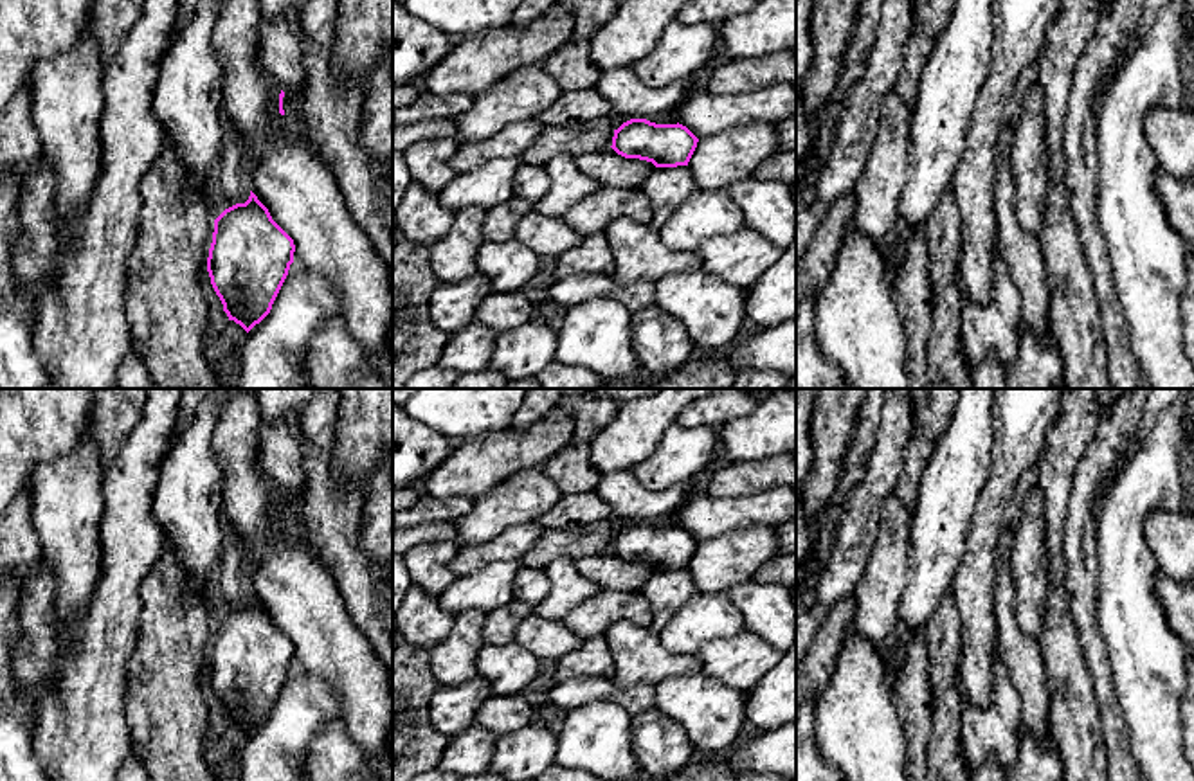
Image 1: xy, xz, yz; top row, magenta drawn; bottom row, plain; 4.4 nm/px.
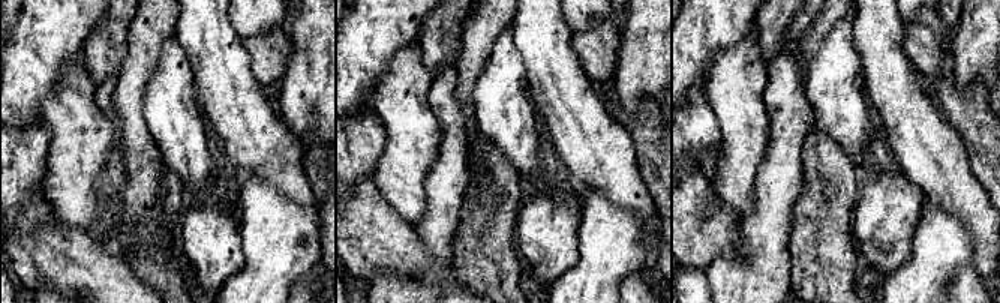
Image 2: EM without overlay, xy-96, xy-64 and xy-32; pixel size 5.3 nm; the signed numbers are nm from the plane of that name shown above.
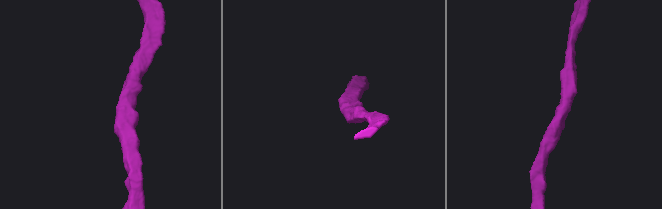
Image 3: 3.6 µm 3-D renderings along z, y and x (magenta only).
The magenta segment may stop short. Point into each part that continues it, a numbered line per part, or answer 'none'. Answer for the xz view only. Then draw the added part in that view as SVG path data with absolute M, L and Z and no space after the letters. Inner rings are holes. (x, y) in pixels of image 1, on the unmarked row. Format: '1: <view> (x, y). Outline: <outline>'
none

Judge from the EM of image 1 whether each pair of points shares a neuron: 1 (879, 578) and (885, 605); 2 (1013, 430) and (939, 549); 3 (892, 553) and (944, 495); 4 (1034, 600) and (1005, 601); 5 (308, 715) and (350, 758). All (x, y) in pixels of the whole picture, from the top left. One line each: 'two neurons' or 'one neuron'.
1: one neuron
2: two neurons
3: two neurons
4: two neurons
5: two neurons

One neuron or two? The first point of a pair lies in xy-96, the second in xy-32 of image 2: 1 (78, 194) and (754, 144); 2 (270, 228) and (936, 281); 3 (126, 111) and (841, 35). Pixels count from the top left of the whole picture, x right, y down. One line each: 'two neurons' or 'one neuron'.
1: one neuron
2: one neuron
3: two neurons

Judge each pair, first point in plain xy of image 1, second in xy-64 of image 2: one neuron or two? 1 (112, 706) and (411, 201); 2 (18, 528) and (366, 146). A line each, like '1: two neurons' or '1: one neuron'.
1: two neurons
2: one neuron

